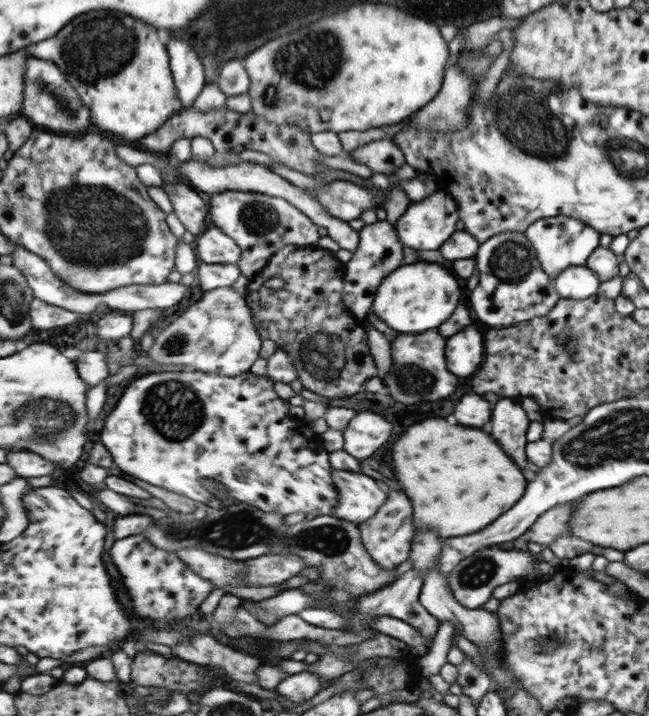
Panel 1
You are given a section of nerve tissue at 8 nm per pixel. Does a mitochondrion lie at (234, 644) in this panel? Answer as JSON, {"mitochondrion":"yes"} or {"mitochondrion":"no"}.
{"mitochondrion":"no"}

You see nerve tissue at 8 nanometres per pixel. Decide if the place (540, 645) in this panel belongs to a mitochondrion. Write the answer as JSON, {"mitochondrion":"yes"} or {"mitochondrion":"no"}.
{"mitochondrion":"yes"}

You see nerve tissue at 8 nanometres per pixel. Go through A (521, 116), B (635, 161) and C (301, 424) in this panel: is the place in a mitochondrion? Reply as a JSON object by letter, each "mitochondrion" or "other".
{"A":"mitochondrion","B":"mitochondrion","C":"other"}

